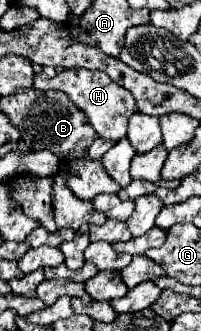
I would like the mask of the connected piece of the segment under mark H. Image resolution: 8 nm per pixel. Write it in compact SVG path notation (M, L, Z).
M63 69L55 77L47 77L45 73L39 73L35 75L35 87L43 91L53 89L53 91L65 93L87 115L95 133L101 139L109 139L109 141L121 141L127 135L129 117L137 111L133 95L127 89L119 87L119 83L115 83L107 73L101 73L101 71Z

